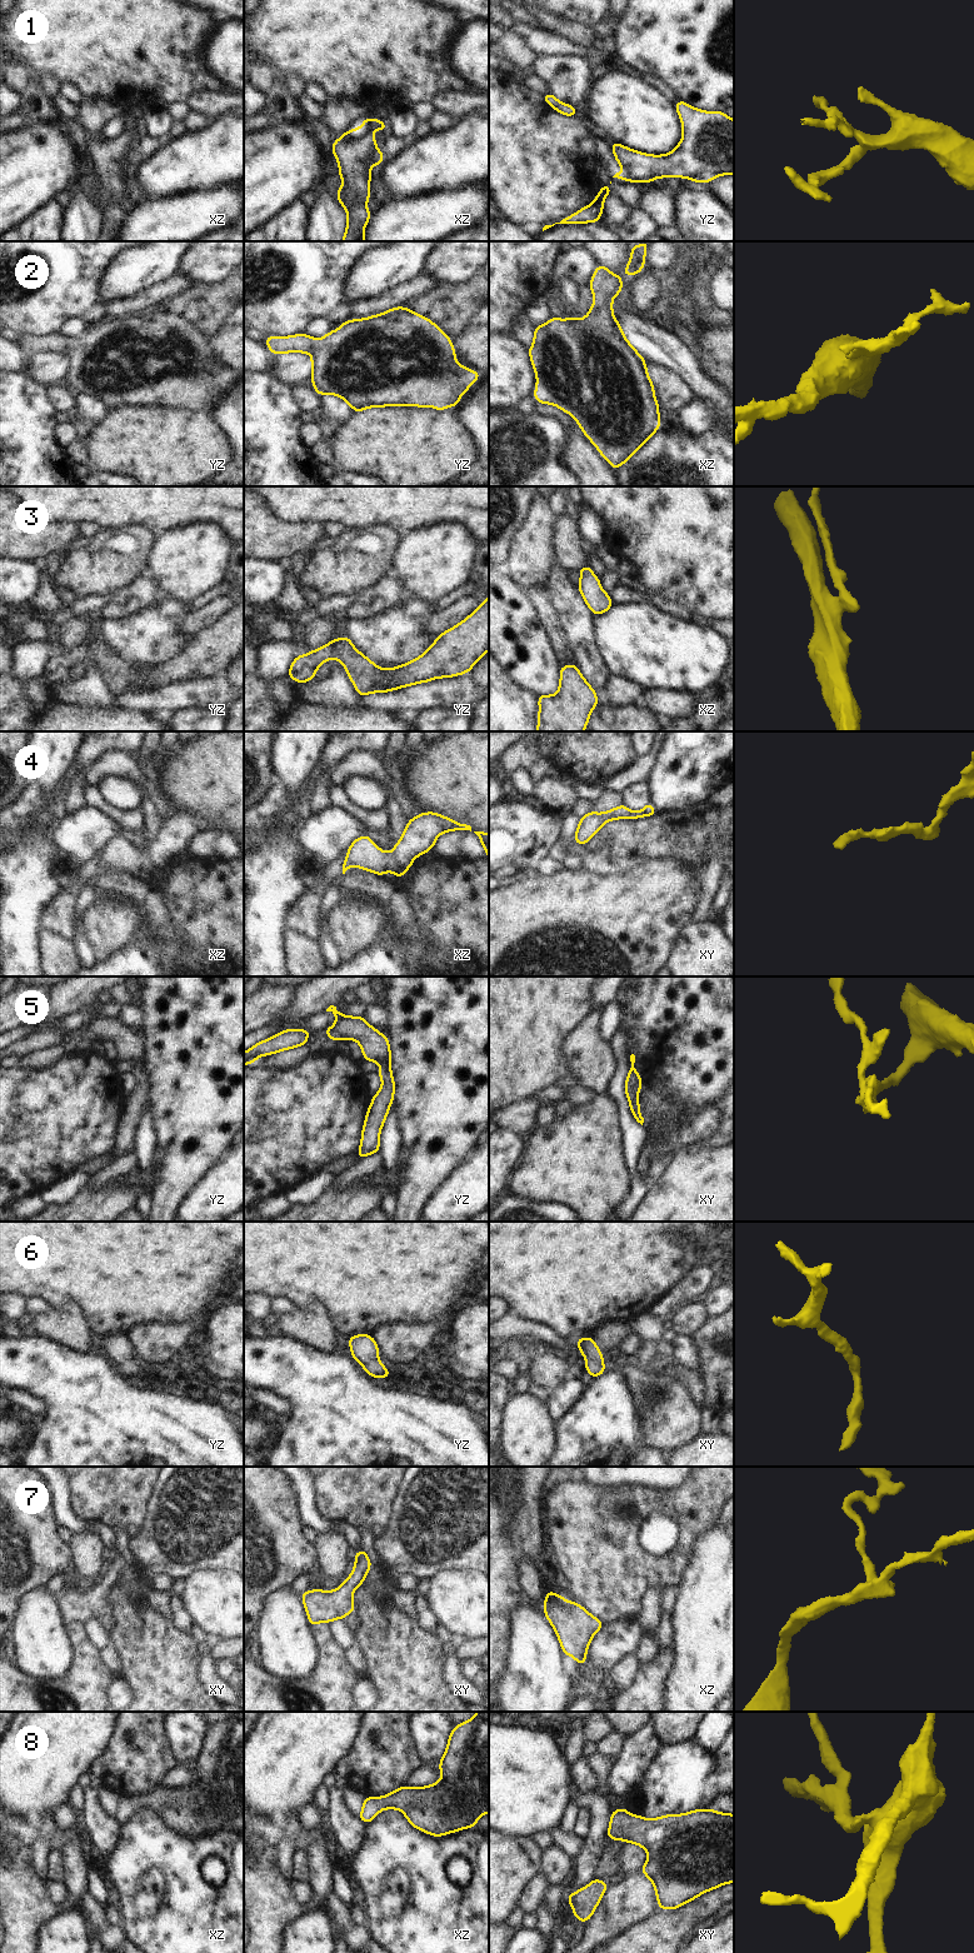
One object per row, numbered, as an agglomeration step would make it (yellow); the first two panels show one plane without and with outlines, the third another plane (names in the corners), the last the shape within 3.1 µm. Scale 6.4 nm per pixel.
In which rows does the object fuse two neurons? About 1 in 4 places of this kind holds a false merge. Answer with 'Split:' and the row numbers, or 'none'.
Split: none

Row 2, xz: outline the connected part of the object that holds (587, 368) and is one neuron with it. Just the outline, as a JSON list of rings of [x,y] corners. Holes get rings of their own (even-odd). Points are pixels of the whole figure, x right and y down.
[[[596,265],[589,288],[593,291],[594,303],[584,319],[574,316],[570,319],[549,318],[546,324],[534,328],[534,343],[529,348],[529,356],[536,374],[536,389],[533,396],[539,404],[553,404],[570,414],[585,436],[616,470],[661,425],[659,404],[654,394],[654,385],[648,375],[645,359],[626,340],[616,318],[613,315],[613,298],[621,294],[621,278],[613,274],[608,268]]]

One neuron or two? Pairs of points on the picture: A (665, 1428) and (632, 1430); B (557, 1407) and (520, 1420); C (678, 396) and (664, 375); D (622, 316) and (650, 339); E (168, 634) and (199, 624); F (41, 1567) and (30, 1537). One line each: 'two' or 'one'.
A: two
B: two
C: one
D: one
E: two
F: one

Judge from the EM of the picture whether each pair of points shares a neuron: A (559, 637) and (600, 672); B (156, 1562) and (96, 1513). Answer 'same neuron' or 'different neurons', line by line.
A: different neurons
B: different neurons

